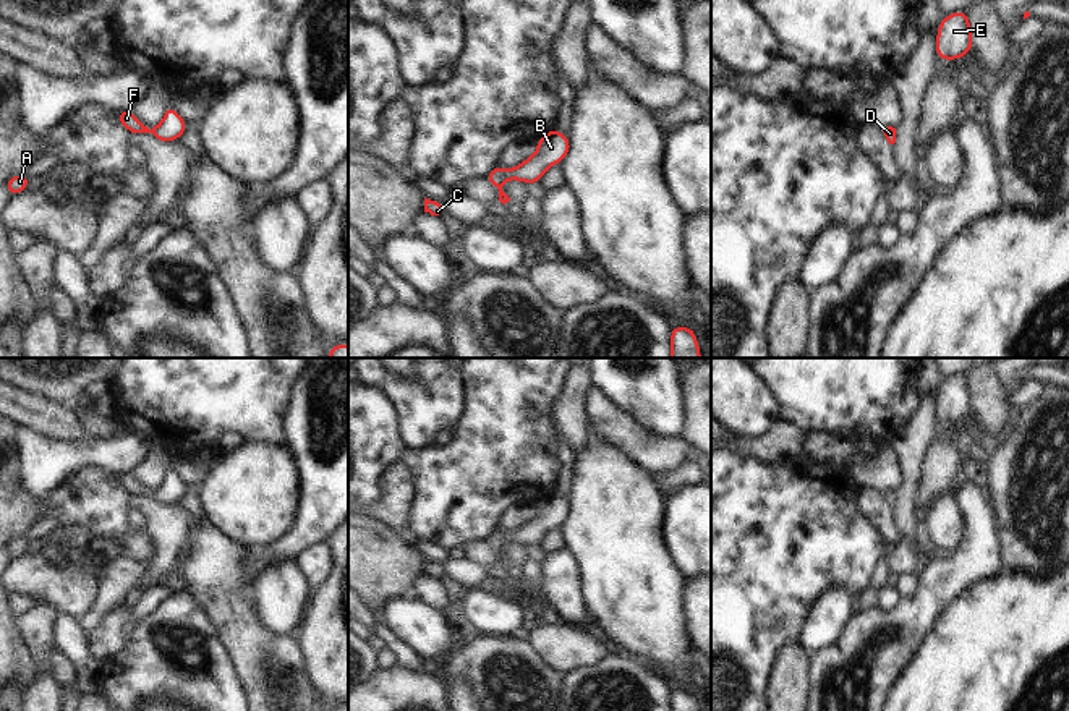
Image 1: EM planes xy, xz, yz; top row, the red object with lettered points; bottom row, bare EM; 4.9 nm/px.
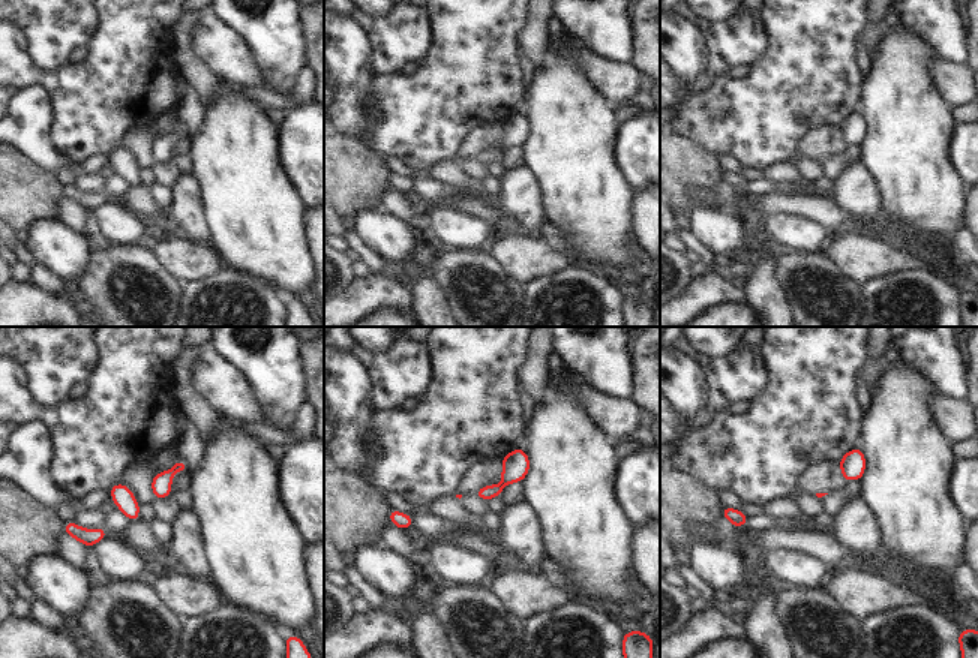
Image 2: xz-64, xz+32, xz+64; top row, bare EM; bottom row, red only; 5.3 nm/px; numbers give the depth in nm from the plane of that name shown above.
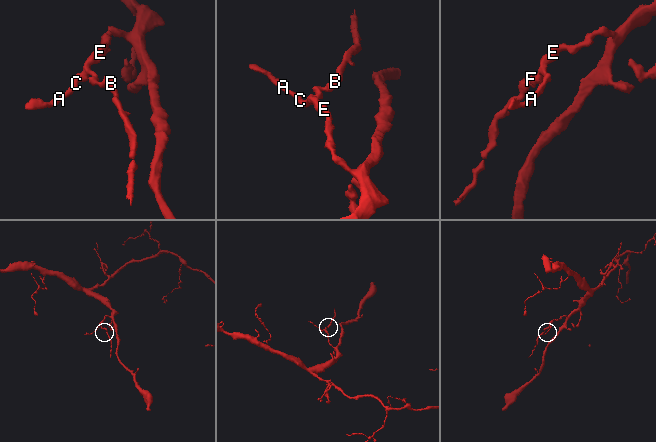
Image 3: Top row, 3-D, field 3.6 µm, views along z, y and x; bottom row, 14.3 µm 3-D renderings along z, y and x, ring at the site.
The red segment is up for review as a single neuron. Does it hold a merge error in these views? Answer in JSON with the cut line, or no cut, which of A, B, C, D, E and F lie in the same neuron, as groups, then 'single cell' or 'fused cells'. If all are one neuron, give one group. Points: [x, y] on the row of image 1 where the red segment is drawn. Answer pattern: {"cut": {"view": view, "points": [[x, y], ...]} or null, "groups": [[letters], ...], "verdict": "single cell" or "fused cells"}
{"cut": null, "groups": [["A", "B", "C", "D", "E", "F"]], "verdict": "single cell"}

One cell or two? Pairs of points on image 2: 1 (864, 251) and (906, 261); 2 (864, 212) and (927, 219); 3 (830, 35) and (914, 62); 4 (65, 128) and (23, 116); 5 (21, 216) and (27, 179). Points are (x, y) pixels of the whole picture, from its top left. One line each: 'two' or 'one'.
1: one
2: two
3: two
4: two
5: one

